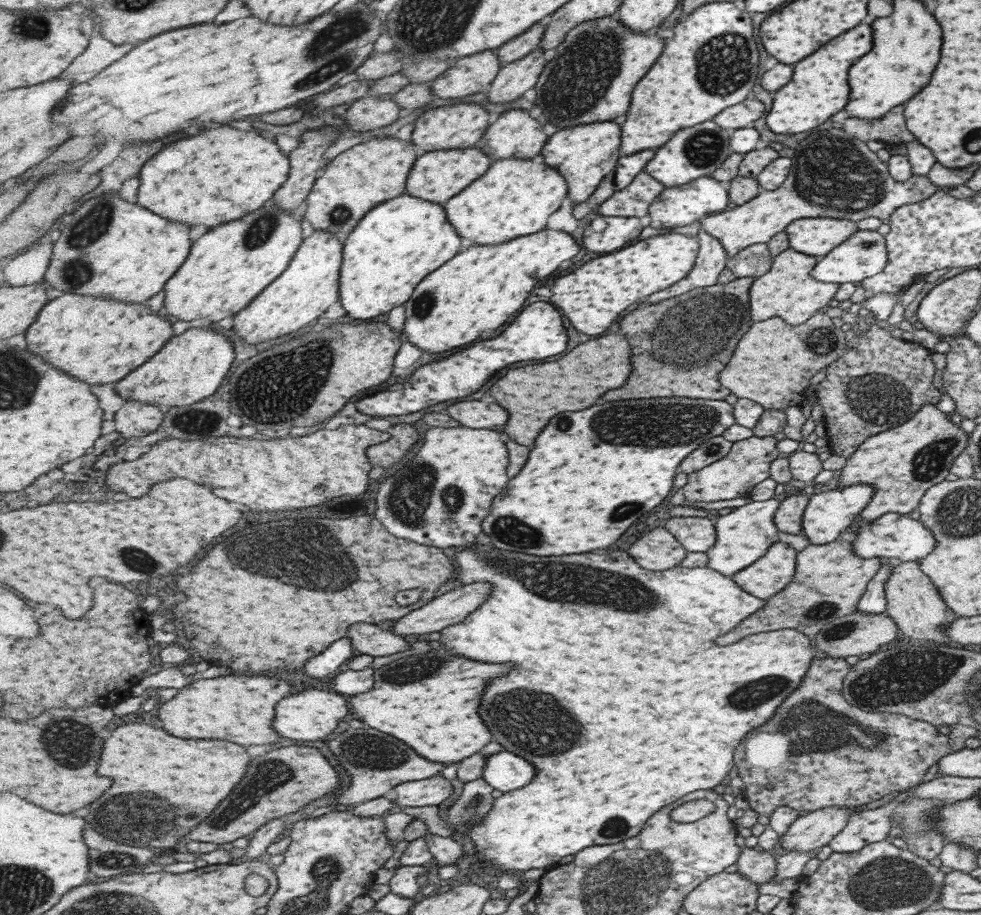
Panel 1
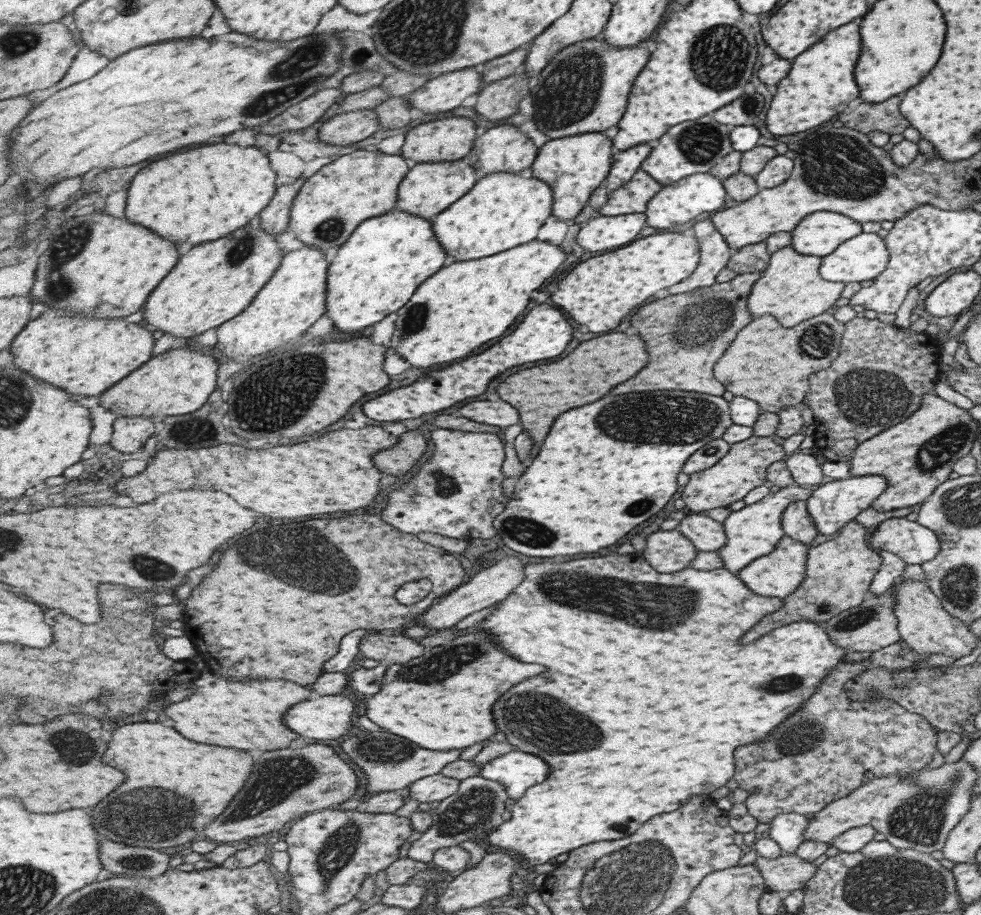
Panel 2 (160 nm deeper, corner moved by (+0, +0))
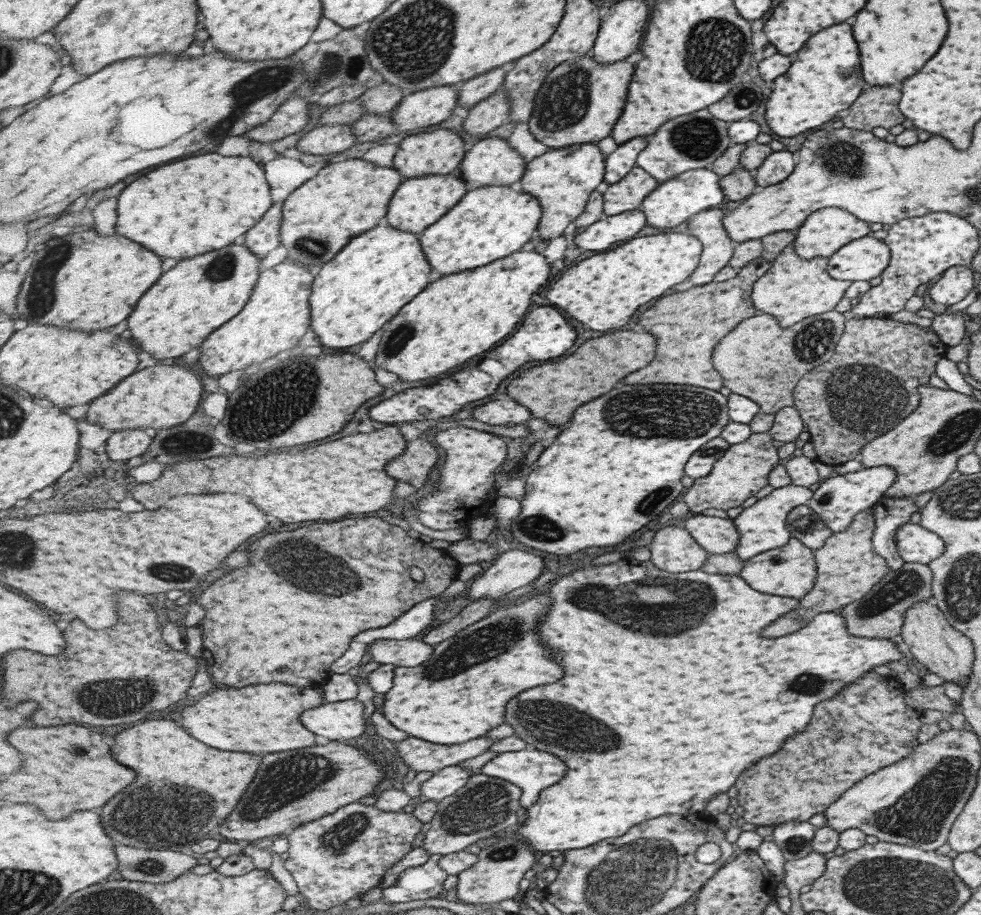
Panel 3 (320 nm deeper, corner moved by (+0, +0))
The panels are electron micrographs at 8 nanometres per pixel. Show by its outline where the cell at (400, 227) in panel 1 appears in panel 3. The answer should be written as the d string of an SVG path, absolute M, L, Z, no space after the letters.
M384 221L372 231L356 236L339 255L322 266L311 296L312 329L320 345L333 348L334 351L343 351L355 344L367 342L428 287L435 273L420 238L421 235L415 232L405 232Z

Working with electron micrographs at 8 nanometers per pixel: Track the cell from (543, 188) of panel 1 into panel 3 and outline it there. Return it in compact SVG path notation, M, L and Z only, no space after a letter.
M493 185L473 189L447 215L421 234L421 244L436 276L492 264L523 250L538 232L544 209L528 191Z

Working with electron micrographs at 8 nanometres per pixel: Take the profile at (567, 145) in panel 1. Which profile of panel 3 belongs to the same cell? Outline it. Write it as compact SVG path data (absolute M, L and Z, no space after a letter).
M597 143L572 144L567 148L555 148L543 156L528 162L523 178L520 180L523 191L536 196L544 209L540 226L537 228L543 240L559 238L571 222L576 222L585 212L595 188L603 184L607 156L601 154Z

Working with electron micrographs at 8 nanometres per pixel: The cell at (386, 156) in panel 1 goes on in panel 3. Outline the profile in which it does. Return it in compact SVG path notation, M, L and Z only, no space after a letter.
M360 158L344 160L323 167L317 176L301 185L284 202L284 222L281 243L288 251L286 260L304 266L323 266L339 255L356 236L372 231L386 220L393 195L403 182L400 169L394 166L377 166Z

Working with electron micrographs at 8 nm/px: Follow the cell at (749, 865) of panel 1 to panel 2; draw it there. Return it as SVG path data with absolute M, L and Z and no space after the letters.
M780 855L777 858L756 857L752 865L763 877L769 890L788 894L804 888L805 883L815 874L816 866L797 855Z

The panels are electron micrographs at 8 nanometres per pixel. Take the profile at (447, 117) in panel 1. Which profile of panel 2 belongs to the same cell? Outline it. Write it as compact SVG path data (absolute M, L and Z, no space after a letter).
M452 116L412 128L407 132L402 153L412 165L425 162L455 162L470 158L470 152L477 139L477 128L469 118Z

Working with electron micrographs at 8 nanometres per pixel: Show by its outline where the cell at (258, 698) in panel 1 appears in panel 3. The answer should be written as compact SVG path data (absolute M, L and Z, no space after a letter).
M257 684L239 690L217 690L195 706L183 710L181 726L189 728L197 740L233 752L273 754L317 744L317 736L301 724L301 714L326 702L321 688L295 688L287 684Z

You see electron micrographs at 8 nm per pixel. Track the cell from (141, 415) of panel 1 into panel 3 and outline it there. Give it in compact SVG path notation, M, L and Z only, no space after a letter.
M147 429L121 430L111 435L105 449L110 461L127 462L147 452L153 434Z

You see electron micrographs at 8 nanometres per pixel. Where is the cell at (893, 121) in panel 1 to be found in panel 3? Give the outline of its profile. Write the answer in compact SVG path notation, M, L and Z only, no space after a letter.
M893 85L871 86L859 94L847 108L847 114L839 116L839 120L843 120L843 126L849 129L871 131L881 127L889 130L905 120L898 111L900 95Z

